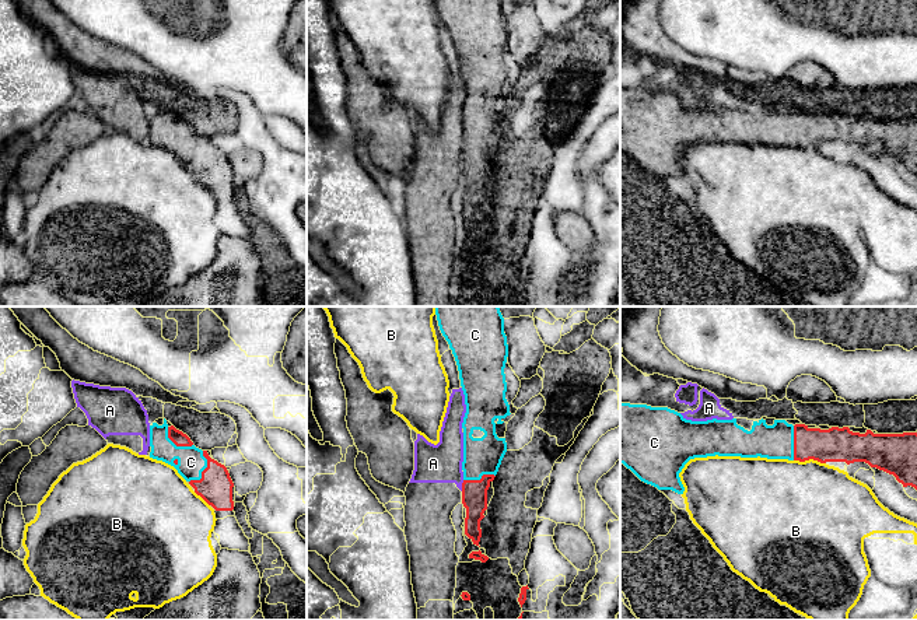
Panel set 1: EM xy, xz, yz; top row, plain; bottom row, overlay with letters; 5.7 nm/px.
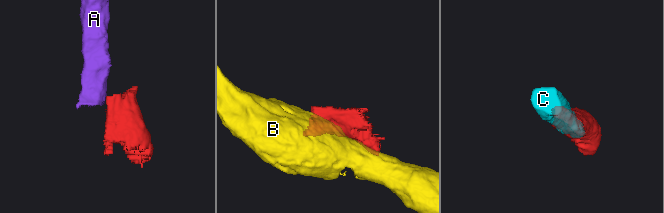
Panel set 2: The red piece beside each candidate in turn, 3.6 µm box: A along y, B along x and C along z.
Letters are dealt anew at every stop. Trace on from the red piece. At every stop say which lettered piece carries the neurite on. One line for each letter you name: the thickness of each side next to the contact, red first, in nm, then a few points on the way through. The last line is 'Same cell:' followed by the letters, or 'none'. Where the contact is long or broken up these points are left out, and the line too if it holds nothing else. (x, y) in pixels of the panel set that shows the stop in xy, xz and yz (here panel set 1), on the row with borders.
C: 190/160 nm
Same cell: C

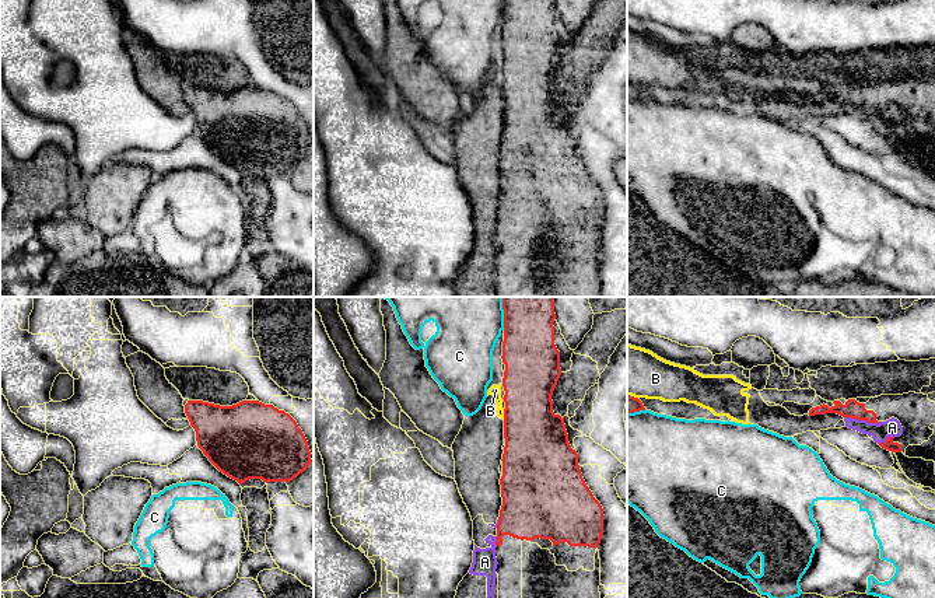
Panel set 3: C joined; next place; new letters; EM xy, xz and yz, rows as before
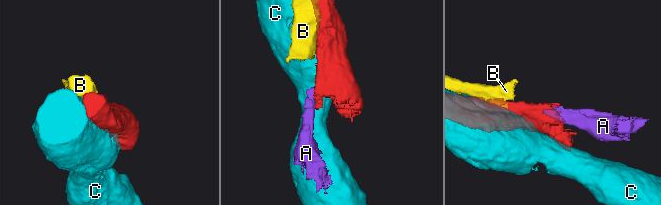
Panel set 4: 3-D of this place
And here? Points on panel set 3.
Same cell: none

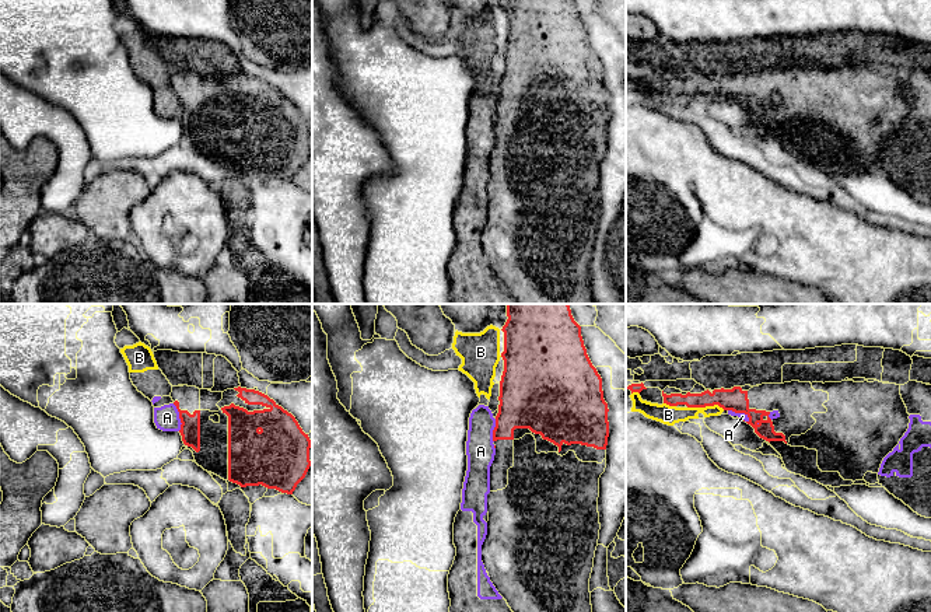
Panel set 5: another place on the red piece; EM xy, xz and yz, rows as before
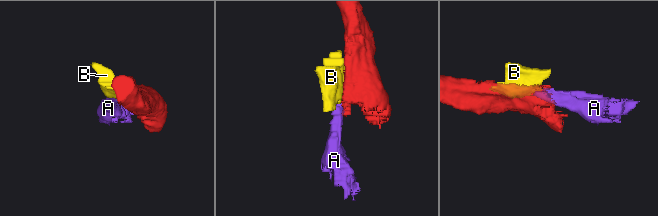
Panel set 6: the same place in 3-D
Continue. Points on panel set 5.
Same cell: none

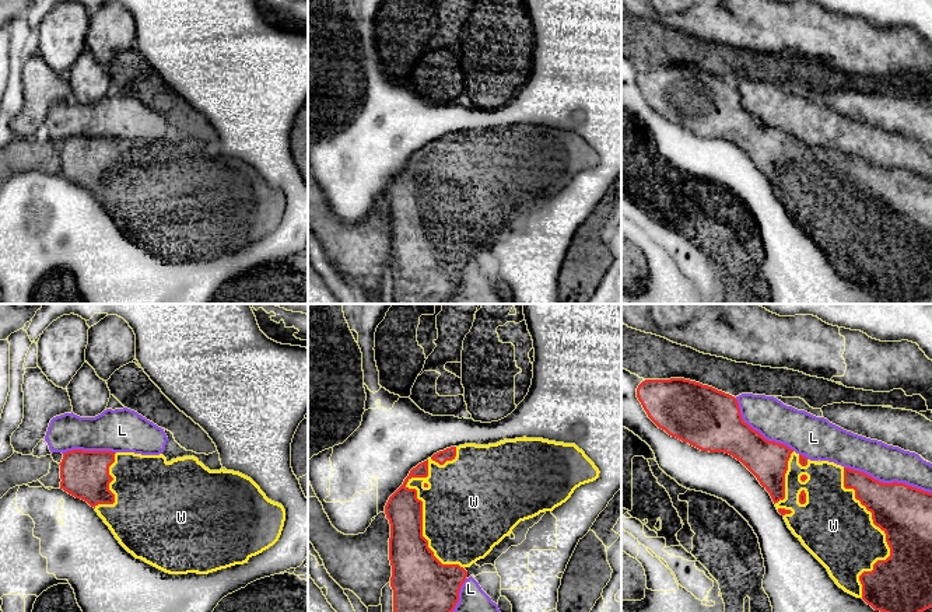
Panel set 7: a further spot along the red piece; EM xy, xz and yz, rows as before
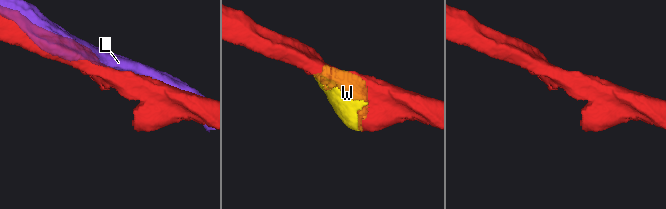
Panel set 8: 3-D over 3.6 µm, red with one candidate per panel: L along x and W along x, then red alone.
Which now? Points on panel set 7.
W: 200/420 nm
Same cell: W

